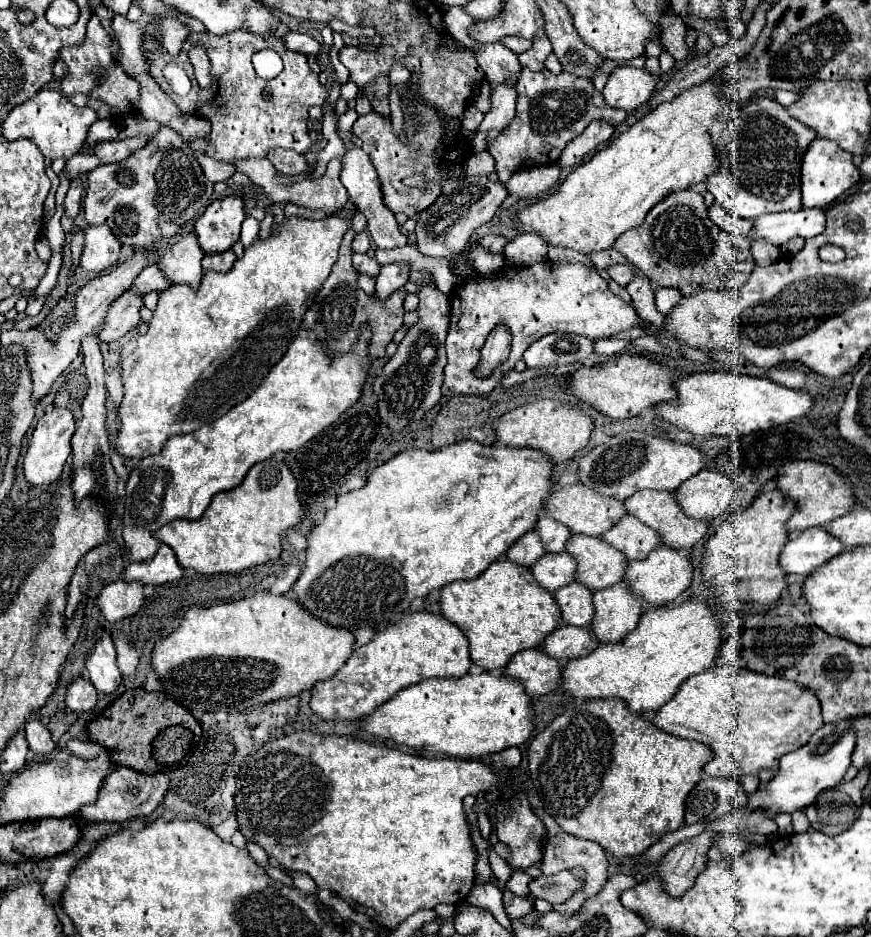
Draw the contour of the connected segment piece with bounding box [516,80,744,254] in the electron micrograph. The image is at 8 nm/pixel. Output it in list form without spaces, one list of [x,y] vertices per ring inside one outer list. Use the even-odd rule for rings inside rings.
[[[706,80],[704,84],[682,92],[672,102],[654,108],[650,114],[622,132],[608,148],[600,150],[596,156],[592,156],[592,160],[570,172],[556,192],[522,210],[516,218],[516,228],[520,232],[540,232],[548,244],[574,248],[584,254],[610,248],[622,232],[642,224],[646,212],[664,196],[674,190],[696,186],[716,172],[720,164],[716,156],[716,142],[720,140],[720,132],[726,128],[726,122],[732,120],[732,114],[744,106],[744,102],[726,102],[718,98],[716,92],[718,86],[712,86],[712,82]]]

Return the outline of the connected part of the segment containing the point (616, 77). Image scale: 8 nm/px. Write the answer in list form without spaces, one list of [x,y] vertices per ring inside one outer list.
[[[620,66],[610,74],[610,78],[602,90],[604,102],[610,108],[634,112],[640,104],[648,102],[656,84],[658,84],[658,80],[648,70]]]

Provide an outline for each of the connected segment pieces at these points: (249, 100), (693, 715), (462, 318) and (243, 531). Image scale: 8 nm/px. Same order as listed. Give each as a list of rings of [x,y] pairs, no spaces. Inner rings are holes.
[[[200,32],[200,34],[190,34],[184,40],[178,56],[170,56],[166,54],[164,46],[158,46],[158,50],[150,50],[148,64],[150,64],[150,74],[154,74],[162,90],[166,90],[166,80],[160,76],[160,72],[168,62],[178,62],[192,80],[192,90],[186,96],[178,96],[172,90],[168,90],[170,98],[178,104],[180,112],[206,118],[212,122],[212,130],[208,138],[196,138],[190,142],[194,154],[204,154],[220,162],[236,164],[238,160],[246,160],[246,158],[266,158],[268,152],[274,148],[290,148],[300,154],[312,148],[312,140],[308,136],[308,110],[312,106],[322,106],[326,102],[328,92],[318,82],[318,74],[310,70],[306,56],[288,50],[282,38],[260,38],[244,32],[230,32],[224,36]],[[194,44],[204,44],[212,62],[212,86],[206,90],[202,90],[196,84],[192,66],[186,56],[190,46]],[[264,48],[272,48],[284,58],[284,70],[272,80],[262,80],[260,76],[256,76],[254,66],[250,62],[252,54]],[[264,90],[270,92],[268,98],[262,96]]]
[[[716,666],[690,676],[672,700],[658,710],[654,724],[674,736],[710,746],[714,758],[704,766],[706,774],[742,778],[760,770],[778,770],[780,758],[804,746],[822,728],[824,720],[814,690],[780,676],[754,674],[736,666]]]
[[[536,262],[530,266],[504,266],[502,270],[482,274],[476,280],[468,280],[456,288],[450,296],[452,316],[450,330],[446,336],[448,364],[444,368],[442,390],[452,394],[490,394],[504,374],[514,368],[522,358],[524,350],[538,338],[564,332],[578,334],[590,340],[608,338],[618,332],[626,332],[636,324],[644,324],[630,304],[624,304],[616,294],[610,292],[608,284],[600,274],[580,262]],[[496,324],[506,324],[512,332],[512,352],[510,358],[494,370],[490,378],[476,378],[472,370],[478,364],[478,352]]]
[[[268,458],[250,468],[244,482],[236,486],[230,492],[220,492],[212,498],[210,506],[206,508],[204,516],[200,520],[174,520],[162,526],[154,532],[154,536],[168,544],[178,558],[178,564],[182,568],[194,568],[202,574],[220,574],[220,572],[242,572],[246,568],[252,568],[256,564],[264,564],[268,560],[274,560],[282,552],[282,532],[288,528],[294,528],[302,522],[306,514],[306,508],[298,496],[298,484],[292,476],[290,468],[282,458]]]

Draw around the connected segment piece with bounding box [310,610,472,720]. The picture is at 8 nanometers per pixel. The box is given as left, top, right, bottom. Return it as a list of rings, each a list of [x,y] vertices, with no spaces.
[[[426,610],[410,612],[386,630],[376,632],[366,646],[356,648],[334,678],[316,682],[310,708],[324,720],[360,720],[388,702],[396,692],[426,678],[460,678],[468,672],[470,664],[468,638],[454,622]]]

